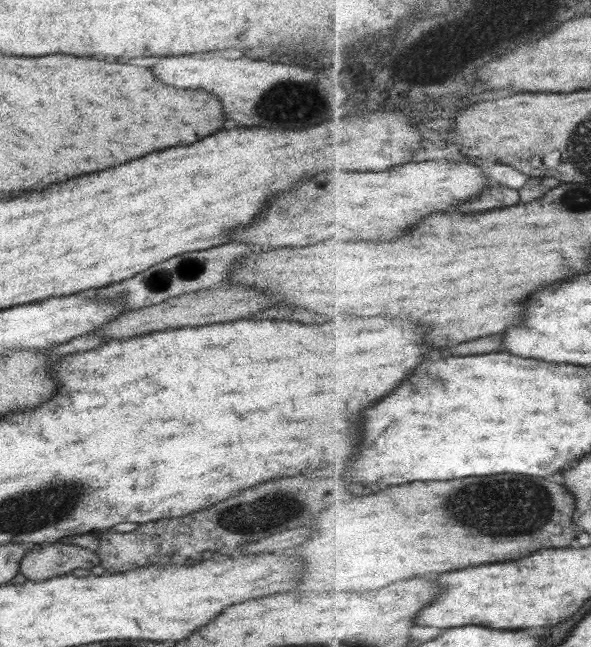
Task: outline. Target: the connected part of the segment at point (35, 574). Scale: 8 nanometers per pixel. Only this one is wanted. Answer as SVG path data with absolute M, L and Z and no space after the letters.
M45 544L37 546L19 564L19 572L27 580L45 580L54 576L71 574L75 568L86 568L99 565L95 551L72 544Z

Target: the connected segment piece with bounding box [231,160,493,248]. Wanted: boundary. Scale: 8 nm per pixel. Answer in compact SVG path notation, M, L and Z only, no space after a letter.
M421 162L421 164L403 164L391 168L387 172L321 172L311 180L299 182L297 196L295 188L281 196L281 222L279 222L279 196L273 198L265 208L265 222L263 212L261 216L251 222L247 228L231 234L231 240L241 244L259 244L277 248L281 246L307 246L317 244L327 238L333 240L395 240L403 236L411 226L427 218L433 212L445 212L449 206L459 206L471 196L479 196L485 188L489 188L493 181L485 176L483 168L471 162Z

